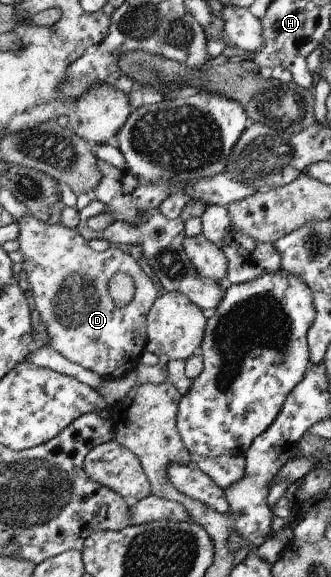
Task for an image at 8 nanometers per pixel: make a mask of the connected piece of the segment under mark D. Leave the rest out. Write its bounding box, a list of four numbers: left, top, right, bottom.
[16,213,159,379]

